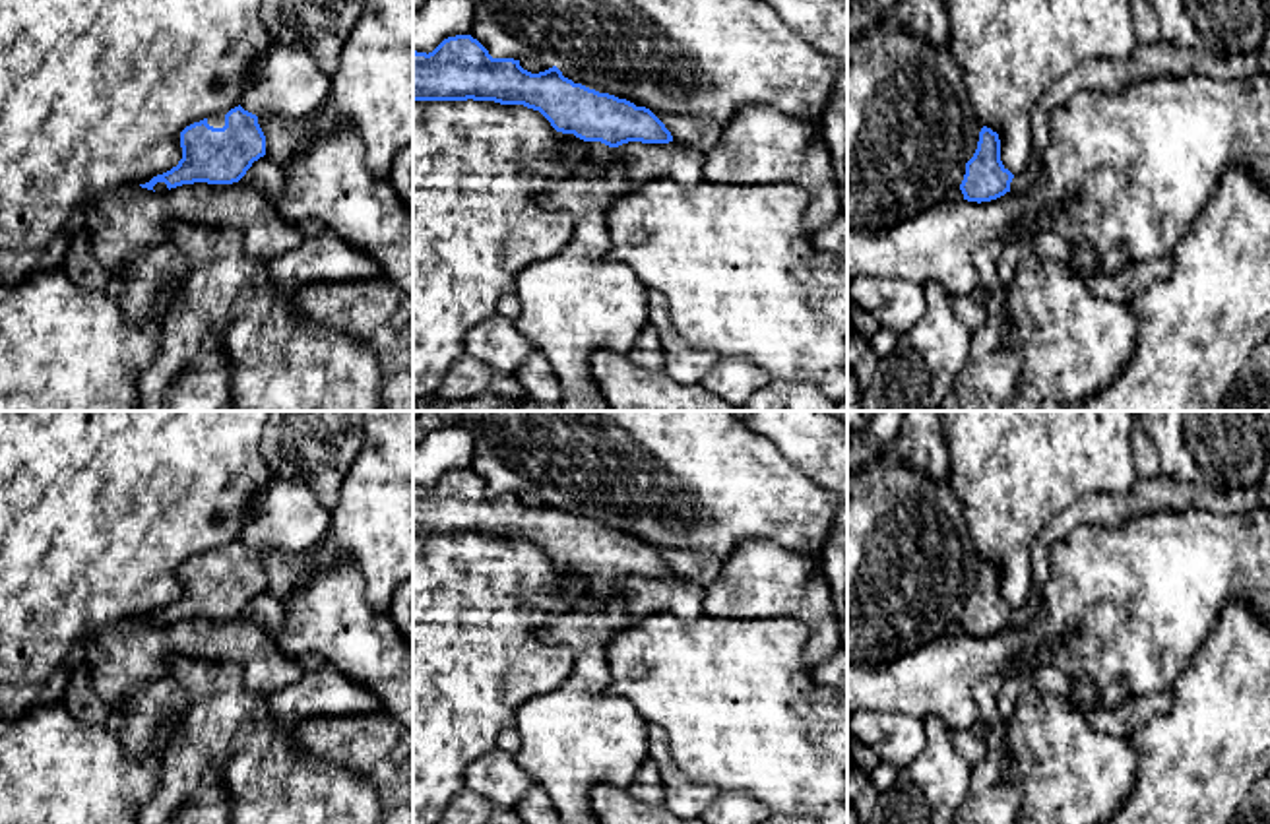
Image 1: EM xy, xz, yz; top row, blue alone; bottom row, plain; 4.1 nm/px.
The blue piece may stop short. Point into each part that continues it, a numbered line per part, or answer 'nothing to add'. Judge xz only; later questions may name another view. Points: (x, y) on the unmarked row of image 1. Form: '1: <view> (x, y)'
1: xz (600, 588)

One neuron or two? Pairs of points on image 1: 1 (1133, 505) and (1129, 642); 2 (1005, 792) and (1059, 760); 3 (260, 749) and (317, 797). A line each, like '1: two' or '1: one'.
1: two
2: two
3: one

